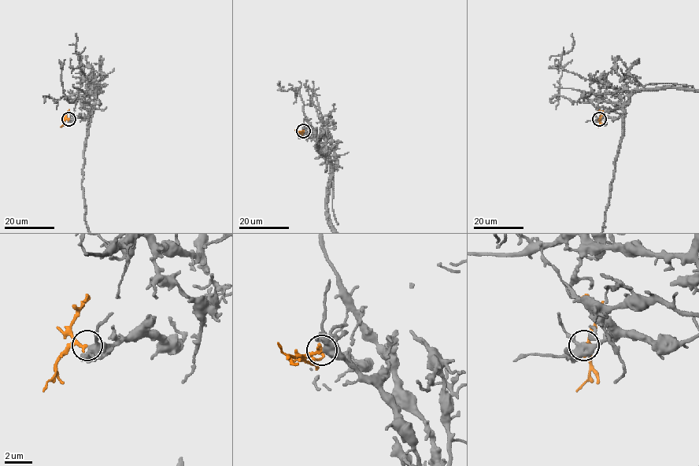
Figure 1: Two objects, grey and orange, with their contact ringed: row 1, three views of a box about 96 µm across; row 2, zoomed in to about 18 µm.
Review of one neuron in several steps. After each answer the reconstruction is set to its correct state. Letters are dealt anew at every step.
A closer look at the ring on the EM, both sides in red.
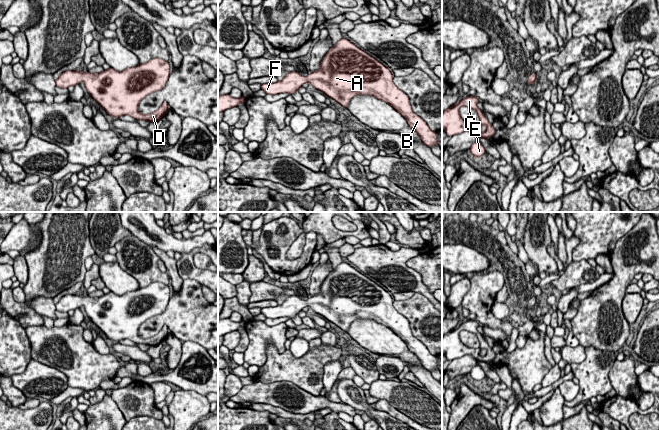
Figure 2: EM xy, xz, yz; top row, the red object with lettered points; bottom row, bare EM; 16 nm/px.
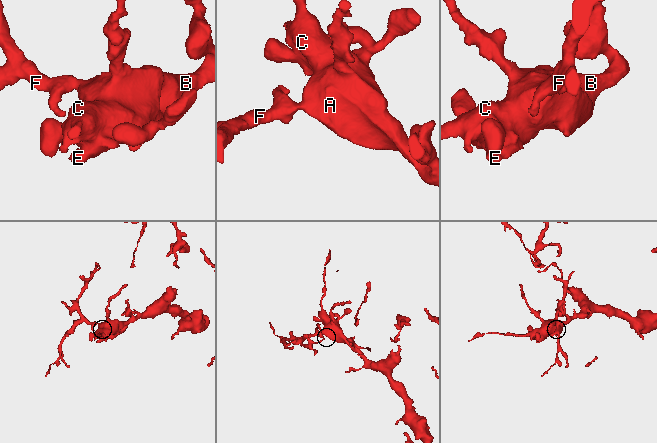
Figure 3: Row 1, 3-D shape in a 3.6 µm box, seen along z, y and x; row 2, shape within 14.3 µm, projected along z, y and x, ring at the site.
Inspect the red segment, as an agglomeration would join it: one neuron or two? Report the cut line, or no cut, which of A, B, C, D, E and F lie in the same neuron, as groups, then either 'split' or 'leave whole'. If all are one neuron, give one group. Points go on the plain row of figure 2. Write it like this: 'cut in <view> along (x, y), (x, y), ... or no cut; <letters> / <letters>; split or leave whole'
no cut; A B C D E F; leave whole

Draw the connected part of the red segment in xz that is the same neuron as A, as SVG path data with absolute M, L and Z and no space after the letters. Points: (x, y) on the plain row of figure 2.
M342 262L323 281L319 294L311 296L307 301L296 295L289 295L280 305L261 308L261 313L270 319L280 317L291 319L298 315L304 307L309 306L345 332L348 332L349 326L356 319L371 319L391 329L401 338L426 370L439 369L437 356L432 355L427 347L413 336L409 321L396 311L393 307L393 301L389 291L384 290L349 264Z

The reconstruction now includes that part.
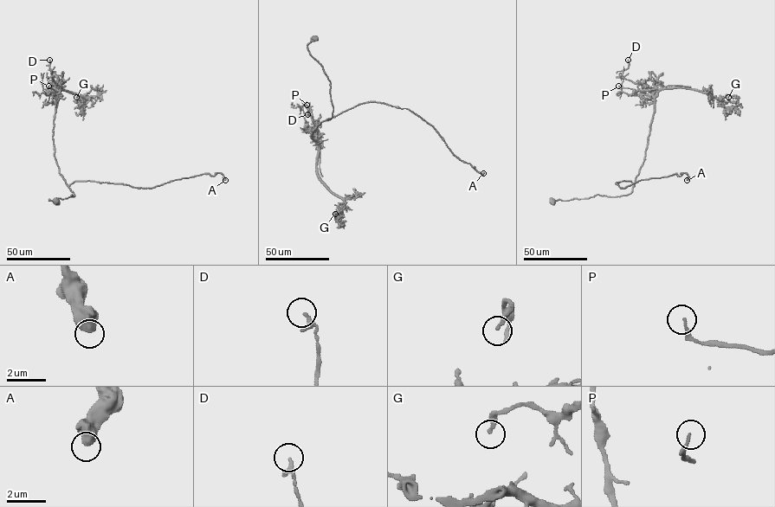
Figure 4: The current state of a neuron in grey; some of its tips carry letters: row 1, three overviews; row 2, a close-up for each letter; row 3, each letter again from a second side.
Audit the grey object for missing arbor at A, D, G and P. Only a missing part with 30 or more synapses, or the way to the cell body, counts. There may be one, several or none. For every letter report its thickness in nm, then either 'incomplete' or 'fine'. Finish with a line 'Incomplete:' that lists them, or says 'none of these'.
A: calibre 600 nm; fine
D: calibre 200 nm; fine
G: calibre 240 nm; fine
P: calibre 140 nm; fine
Incomplete: none of these

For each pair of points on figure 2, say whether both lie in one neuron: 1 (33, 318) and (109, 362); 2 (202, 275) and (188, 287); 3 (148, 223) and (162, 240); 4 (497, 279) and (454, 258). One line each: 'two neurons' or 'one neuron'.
1: two neurons
2: two neurons
3: one neuron
4: two neurons

